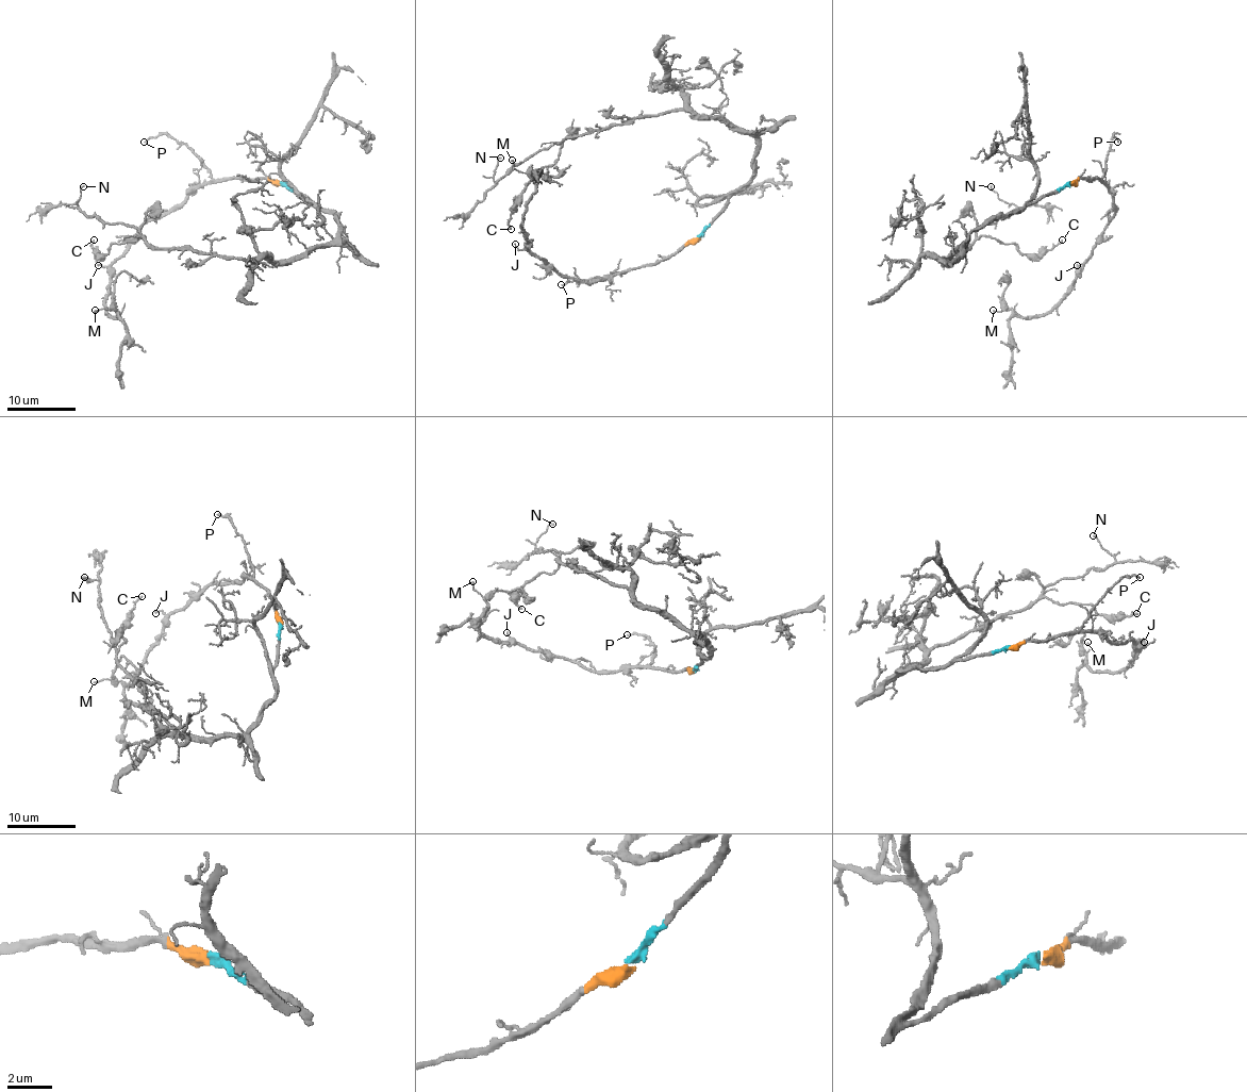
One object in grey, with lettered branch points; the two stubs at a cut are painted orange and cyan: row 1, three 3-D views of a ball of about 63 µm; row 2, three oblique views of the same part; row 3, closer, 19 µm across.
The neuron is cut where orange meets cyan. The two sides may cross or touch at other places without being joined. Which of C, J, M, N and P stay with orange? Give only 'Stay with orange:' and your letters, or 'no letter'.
Stay with orange: J, M, P

